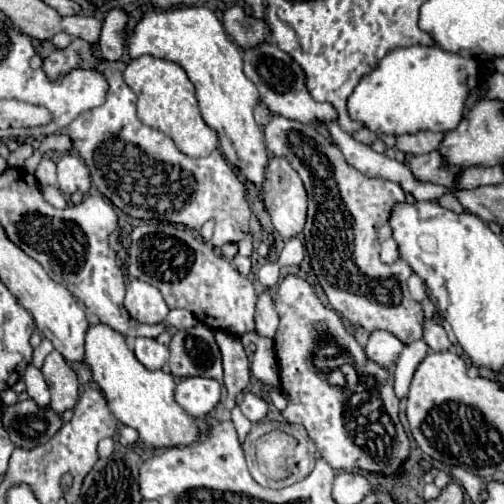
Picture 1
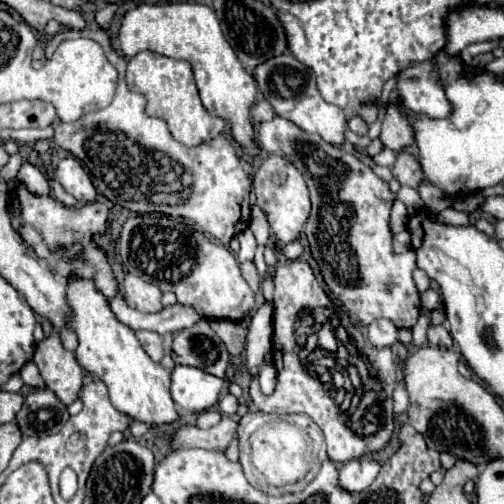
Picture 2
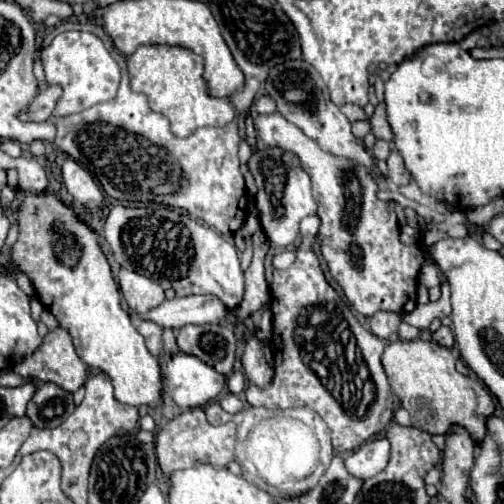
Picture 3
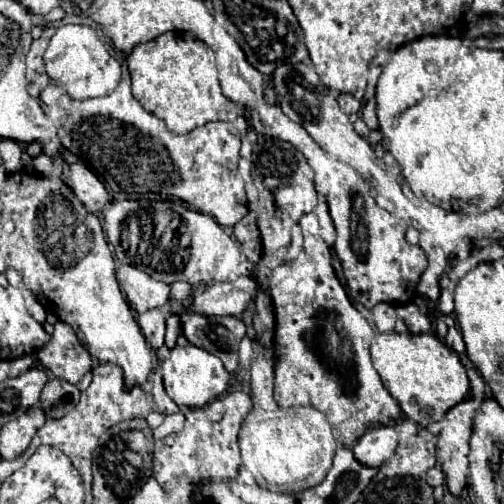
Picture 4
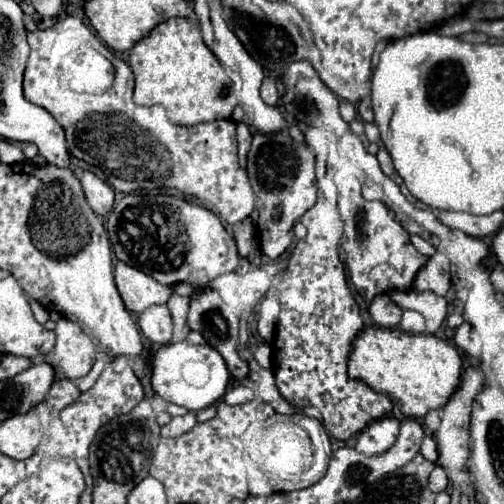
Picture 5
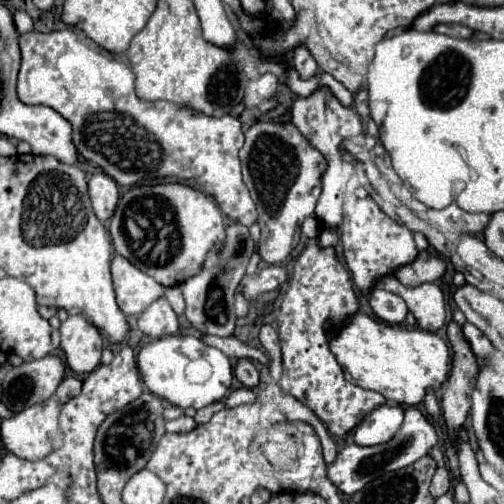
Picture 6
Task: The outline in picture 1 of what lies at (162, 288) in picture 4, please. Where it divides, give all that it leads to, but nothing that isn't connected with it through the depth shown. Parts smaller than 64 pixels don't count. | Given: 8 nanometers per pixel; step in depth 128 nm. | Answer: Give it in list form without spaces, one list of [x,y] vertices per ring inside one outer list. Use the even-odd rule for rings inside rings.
[[[130,280],[126,288],[124,306],[130,312],[130,316],[148,324],[164,322],[168,314],[168,306],[160,296],[160,290],[142,280]]]

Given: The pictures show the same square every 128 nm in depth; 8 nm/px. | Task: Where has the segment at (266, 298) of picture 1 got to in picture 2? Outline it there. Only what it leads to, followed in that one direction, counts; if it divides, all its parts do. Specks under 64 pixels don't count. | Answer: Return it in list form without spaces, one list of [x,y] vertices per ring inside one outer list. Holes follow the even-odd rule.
[[[264,302],[254,314],[248,328],[248,342],[244,352],[244,364],[252,376],[258,376],[264,356],[272,350],[272,306]]]

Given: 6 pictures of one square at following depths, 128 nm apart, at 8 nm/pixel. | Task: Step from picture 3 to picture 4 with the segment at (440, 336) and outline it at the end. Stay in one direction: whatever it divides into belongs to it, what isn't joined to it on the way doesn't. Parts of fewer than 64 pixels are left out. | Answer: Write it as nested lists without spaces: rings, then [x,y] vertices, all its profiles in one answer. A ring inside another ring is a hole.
[[[450,328],[444,342],[446,342],[454,352],[458,352],[458,354],[464,354],[464,352],[466,352],[466,346],[464,346],[464,340],[462,340],[462,332],[460,332],[458,328]]]

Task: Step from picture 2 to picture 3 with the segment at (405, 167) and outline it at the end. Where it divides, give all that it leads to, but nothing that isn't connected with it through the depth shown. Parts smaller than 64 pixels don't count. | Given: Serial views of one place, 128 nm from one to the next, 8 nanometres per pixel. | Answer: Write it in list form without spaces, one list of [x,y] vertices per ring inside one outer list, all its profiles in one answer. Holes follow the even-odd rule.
[[[396,150],[390,152],[390,156],[388,156],[386,162],[388,162],[388,170],[390,170],[388,176],[390,176],[392,182],[396,182],[398,186],[404,186],[404,184],[410,182],[410,174],[404,168],[404,162],[402,162],[402,158],[400,158],[400,154]]]

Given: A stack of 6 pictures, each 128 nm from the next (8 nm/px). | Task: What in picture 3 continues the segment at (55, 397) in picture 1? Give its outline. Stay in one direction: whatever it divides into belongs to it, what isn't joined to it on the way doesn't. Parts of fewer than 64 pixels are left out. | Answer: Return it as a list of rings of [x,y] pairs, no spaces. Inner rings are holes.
[[[60,326],[54,328],[52,332],[48,332],[42,346],[32,356],[26,356],[20,364],[16,364],[14,372],[18,372],[26,380],[28,378],[38,378],[38,380],[44,380],[44,382],[54,382],[68,392],[76,392],[86,382],[86,364],[76,354],[70,332],[60,328]]]

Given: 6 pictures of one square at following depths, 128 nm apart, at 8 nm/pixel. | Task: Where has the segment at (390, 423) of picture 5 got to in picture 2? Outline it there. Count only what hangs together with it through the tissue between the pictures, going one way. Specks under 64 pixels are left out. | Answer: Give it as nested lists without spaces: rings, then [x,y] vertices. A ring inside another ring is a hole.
[[[362,456],[340,466],[340,486],[348,492],[362,492],[380,472],[380,462],[372,456]]]

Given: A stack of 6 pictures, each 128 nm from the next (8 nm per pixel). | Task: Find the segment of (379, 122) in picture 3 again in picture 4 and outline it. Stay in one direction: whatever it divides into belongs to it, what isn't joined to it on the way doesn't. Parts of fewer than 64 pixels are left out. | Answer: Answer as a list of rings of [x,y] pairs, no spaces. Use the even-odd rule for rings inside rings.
[[[368,100],[368,102],[364,104],[364,108],[362,108],[362,120],[364,120],[364,124],[366,124],[370,130],[378,128],[376,114],[374,114],[374,100]]]

